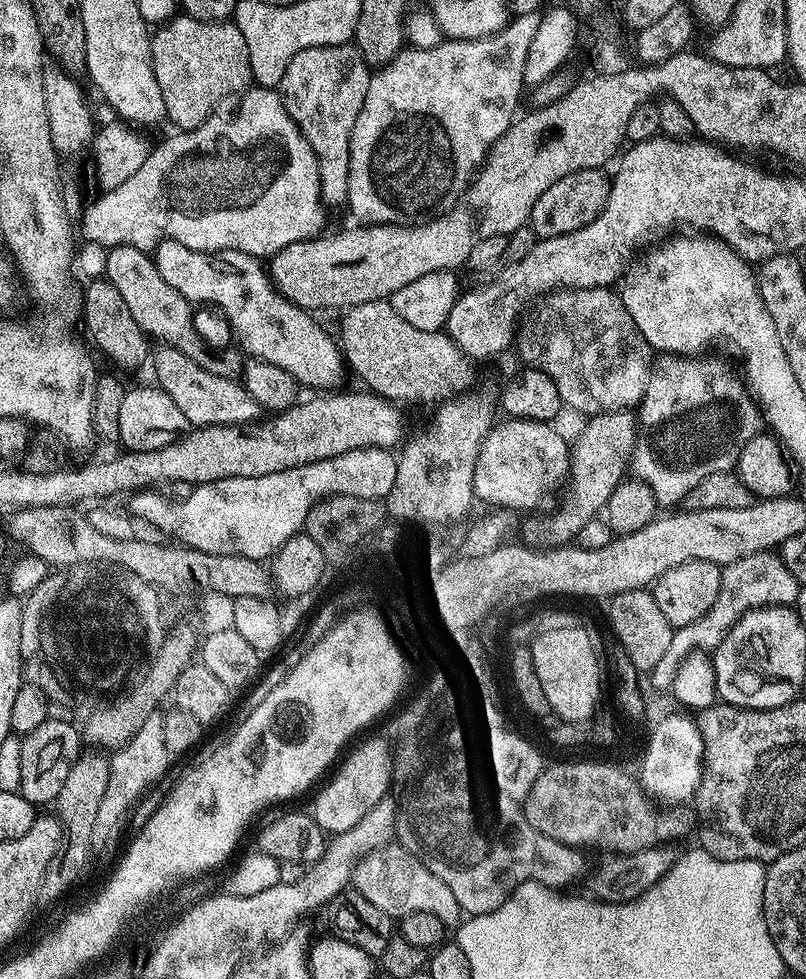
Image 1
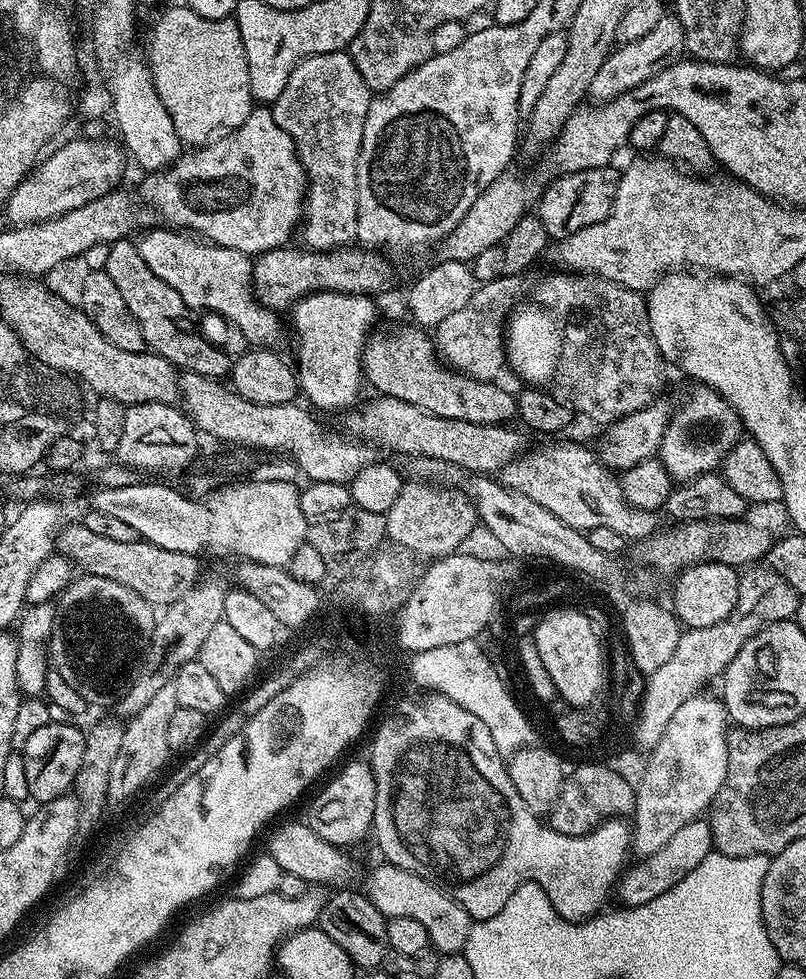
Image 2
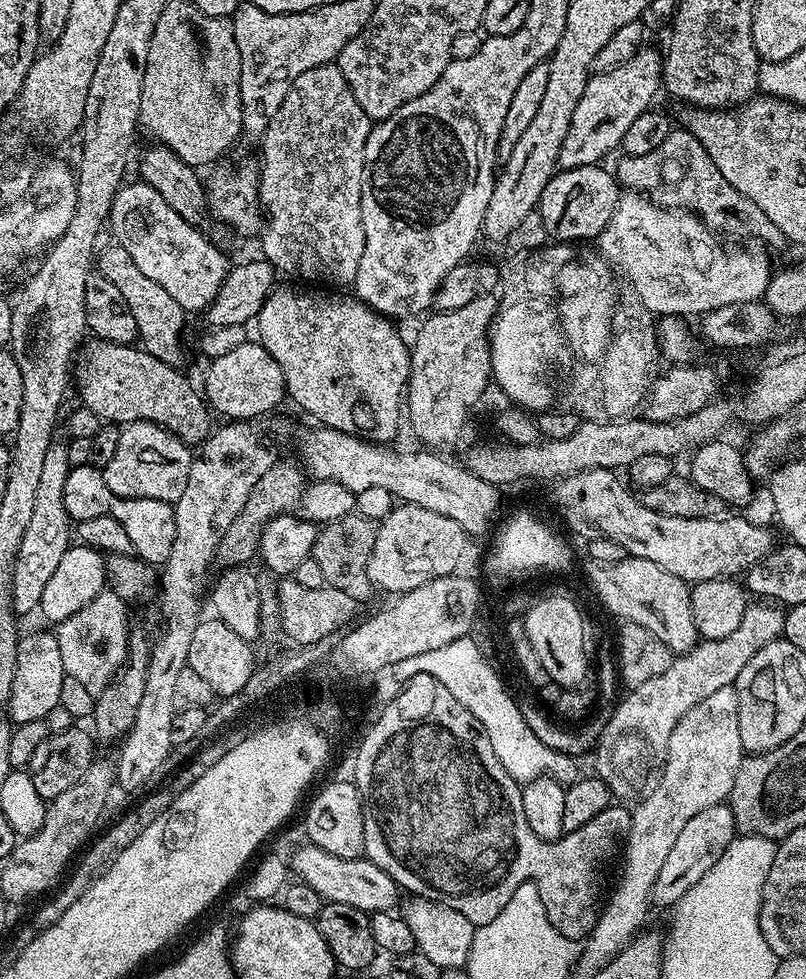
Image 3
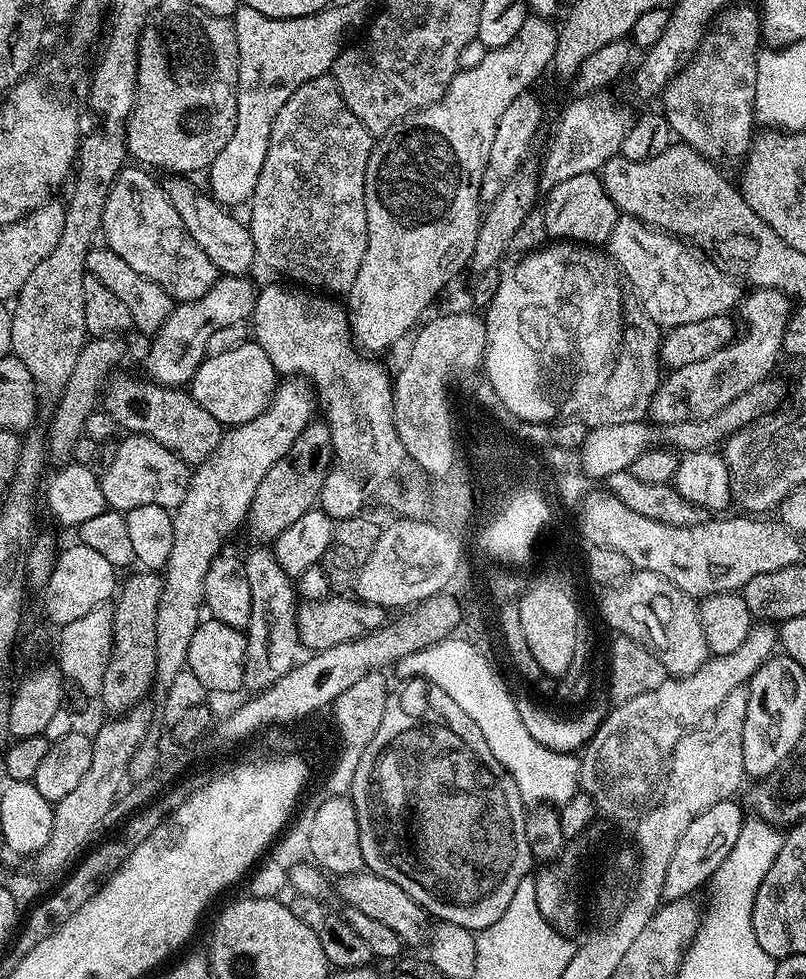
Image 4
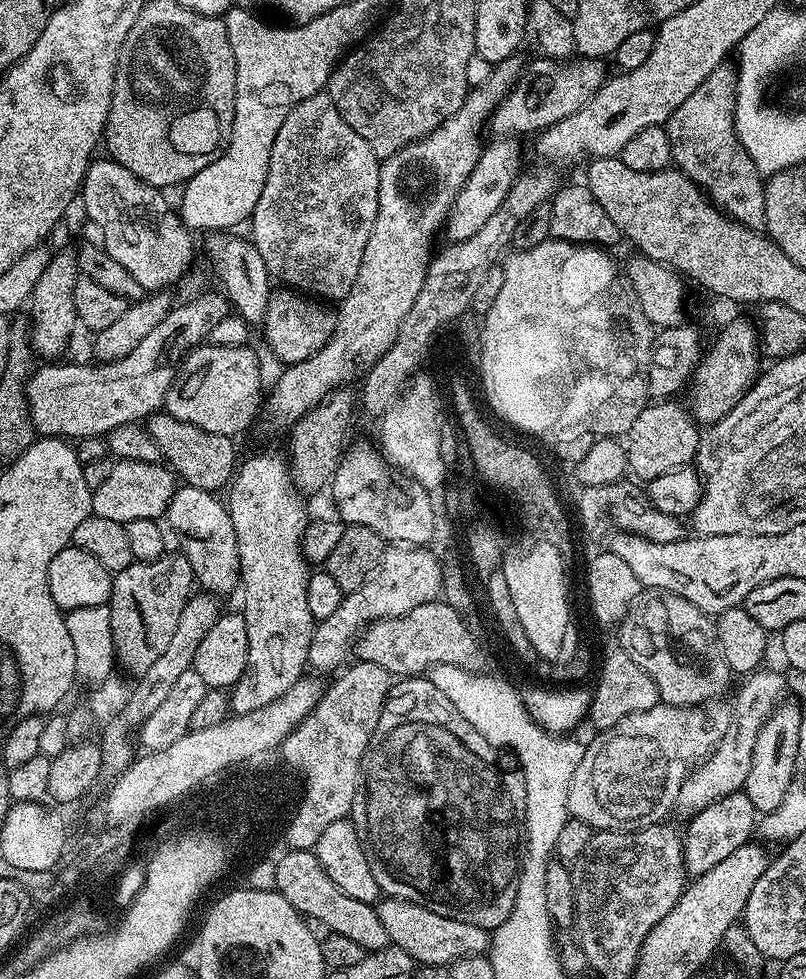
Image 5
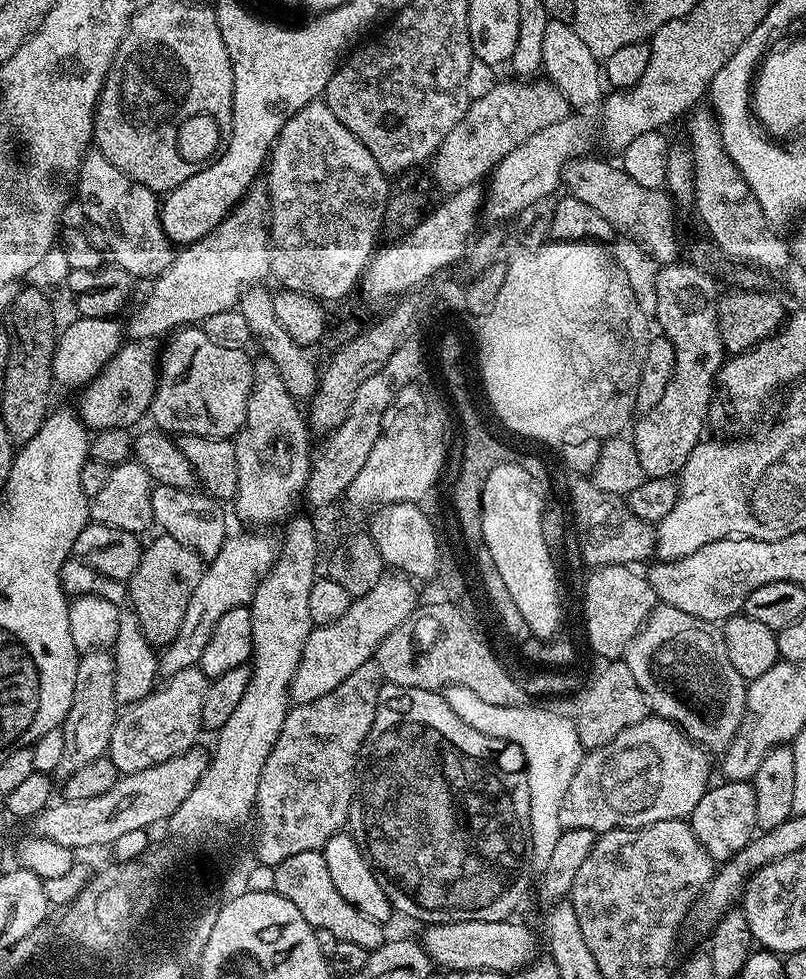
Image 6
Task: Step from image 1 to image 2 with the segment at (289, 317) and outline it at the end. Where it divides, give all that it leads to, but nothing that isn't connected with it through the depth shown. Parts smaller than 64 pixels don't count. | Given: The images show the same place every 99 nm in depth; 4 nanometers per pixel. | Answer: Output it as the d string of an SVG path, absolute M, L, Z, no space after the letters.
M159 226L153 232L145 234L138 240L138 247L142 258L146 261L146 266L166 282L166 286L174 286L178 294L182 294L182 302L190 310L203 310L204 312L217 312L222 314L231 322L232 327L237 332L244 335L245 341L252 346L276 346L280 340L280 335L286 332L286 328L280 325L280 320L275 311L270 308L263 308L256 300L256 295L252 292L252 260L244 252L239 252L226 246L209 244L203 238L197 238L184 230L177 230L171 226Z

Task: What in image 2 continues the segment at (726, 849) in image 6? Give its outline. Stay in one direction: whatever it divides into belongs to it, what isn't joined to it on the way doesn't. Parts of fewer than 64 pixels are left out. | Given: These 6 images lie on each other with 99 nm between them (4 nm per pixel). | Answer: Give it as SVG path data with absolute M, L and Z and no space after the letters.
M707 819L691 820L686 826L682 826L682 830L678 830L678 834L674 834L674 838L670 838L670 842L666 842L666 846L643 857L636 862L640 864L634 865L633 868L631 865L621 875L614 889L615 895L620 895L619 903L623 907L633 908L646 906L646 902L654 902L658 894L666 894L666 890L678 886L678 882L682 882L682 878L686 878L686 874L690 874L690 870L694 870L694 866L698 866L698 862L702 862L702 858L709 856L712 851L712 831Z

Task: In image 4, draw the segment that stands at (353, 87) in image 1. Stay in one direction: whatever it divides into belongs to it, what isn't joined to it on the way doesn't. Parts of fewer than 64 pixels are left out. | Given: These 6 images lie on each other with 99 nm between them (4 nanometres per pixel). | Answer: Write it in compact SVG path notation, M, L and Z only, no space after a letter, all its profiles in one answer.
M325 74L298 86L286 106L278 110L270 130L270 146L258 186L250 201L252 213L246 216L252 231L259 263L289 276L289 281L320 294L347 294L358 278L362 254L366 254L366 166L374 147L374 136L351 113L331 74Z

